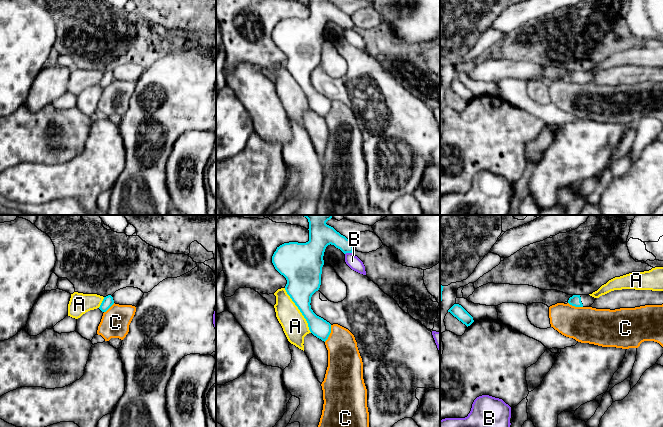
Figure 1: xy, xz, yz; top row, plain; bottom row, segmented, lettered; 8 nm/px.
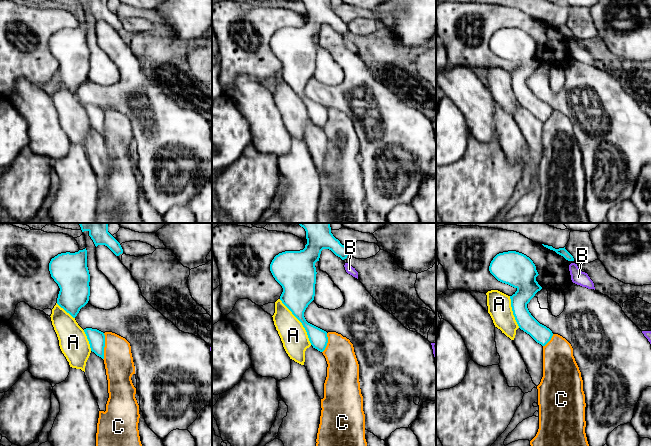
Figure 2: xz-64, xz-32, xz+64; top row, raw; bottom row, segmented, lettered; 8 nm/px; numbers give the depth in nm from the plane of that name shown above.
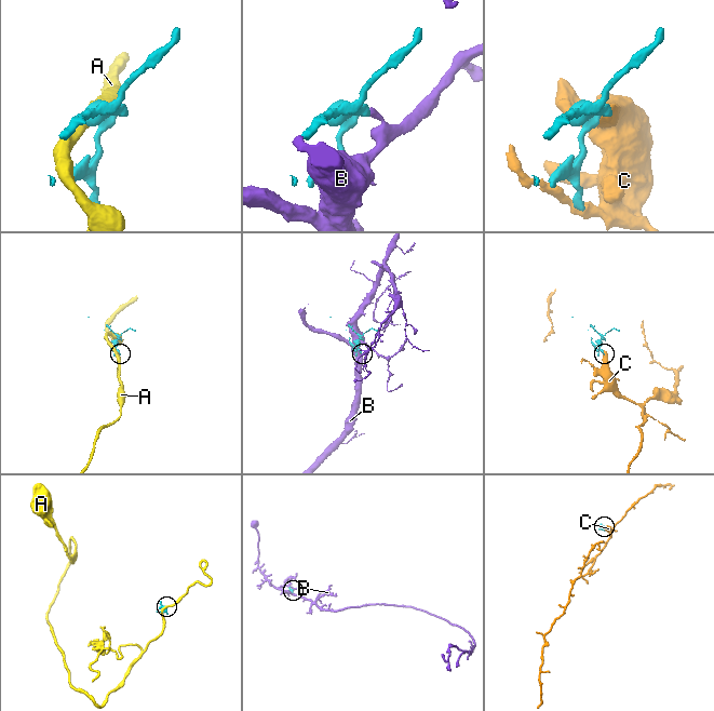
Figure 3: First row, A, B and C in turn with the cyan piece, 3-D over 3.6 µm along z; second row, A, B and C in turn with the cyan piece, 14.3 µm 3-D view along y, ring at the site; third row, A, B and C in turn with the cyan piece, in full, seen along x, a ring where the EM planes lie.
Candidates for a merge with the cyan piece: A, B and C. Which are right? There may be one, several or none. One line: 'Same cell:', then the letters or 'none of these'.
Same cell: none of these

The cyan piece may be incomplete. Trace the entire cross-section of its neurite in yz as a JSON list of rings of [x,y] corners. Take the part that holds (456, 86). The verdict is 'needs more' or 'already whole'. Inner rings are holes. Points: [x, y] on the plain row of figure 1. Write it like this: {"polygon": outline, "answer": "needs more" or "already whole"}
{"polygon": [[[454,80],[449,86],[454,93],[465,100],[467,103],[470,102],[474,96],[473,93],[459,80]]], "answer": "already whole"}

